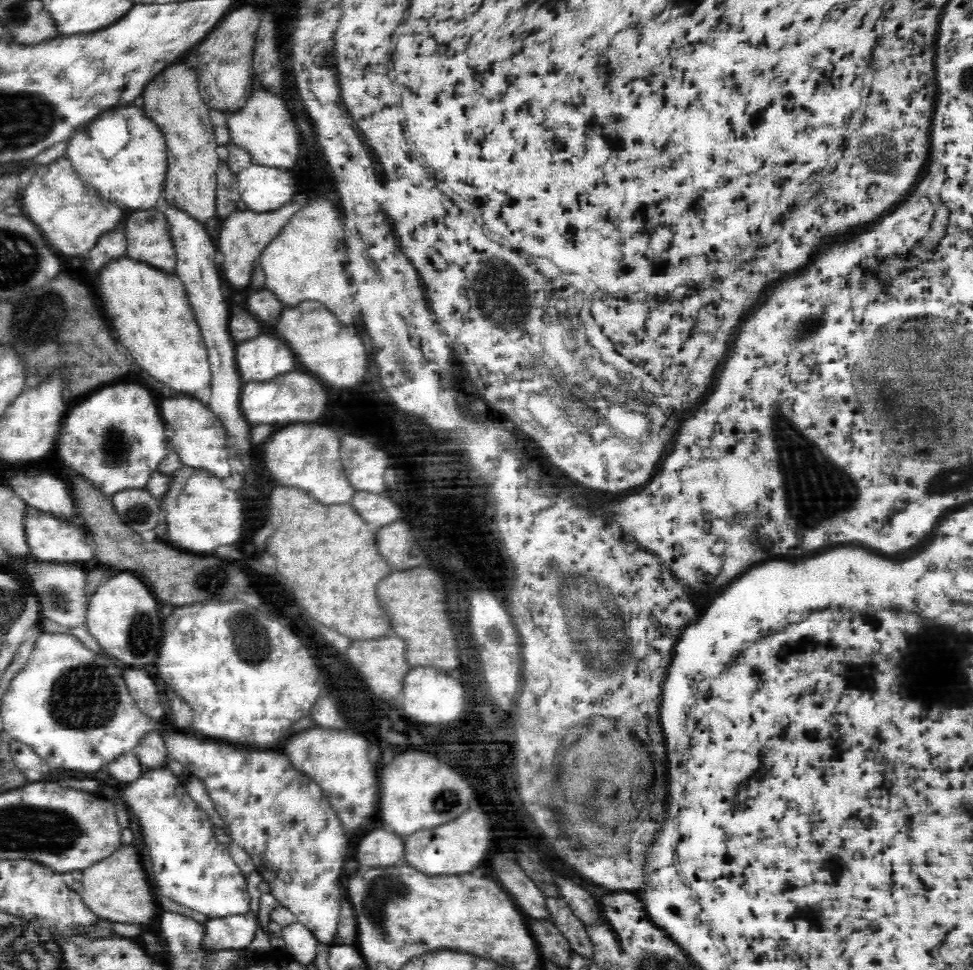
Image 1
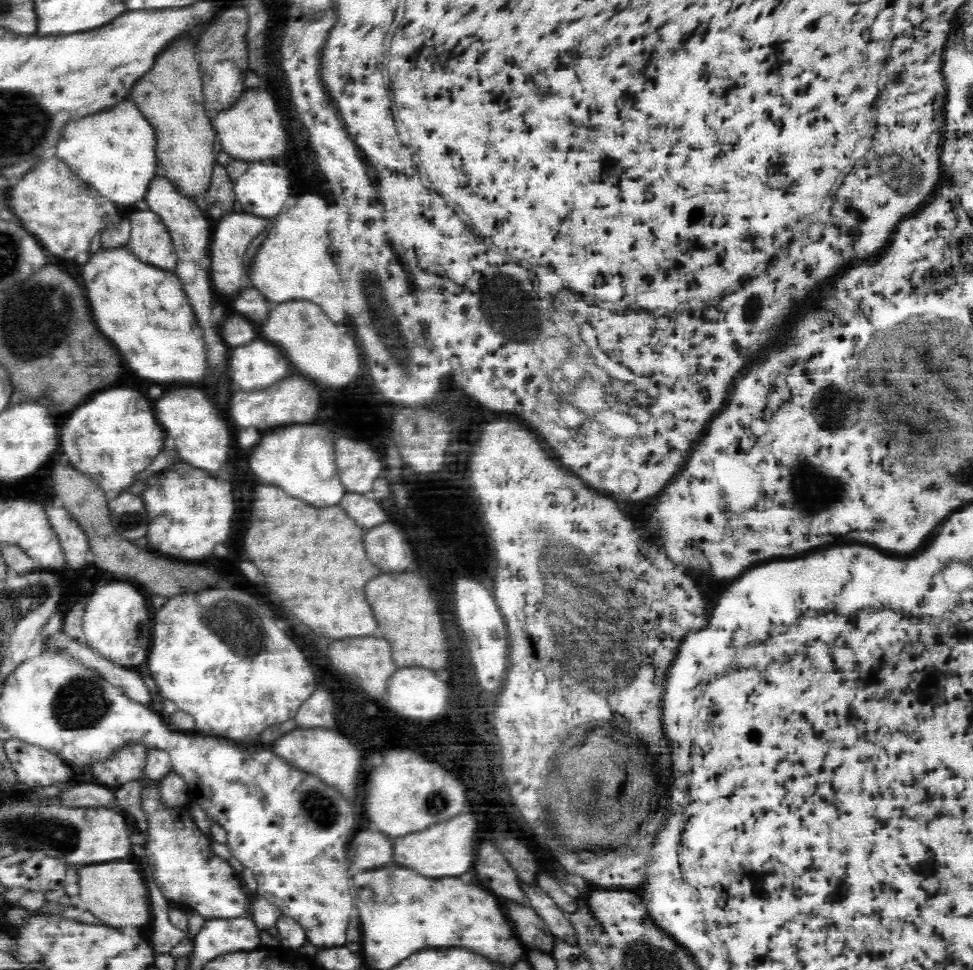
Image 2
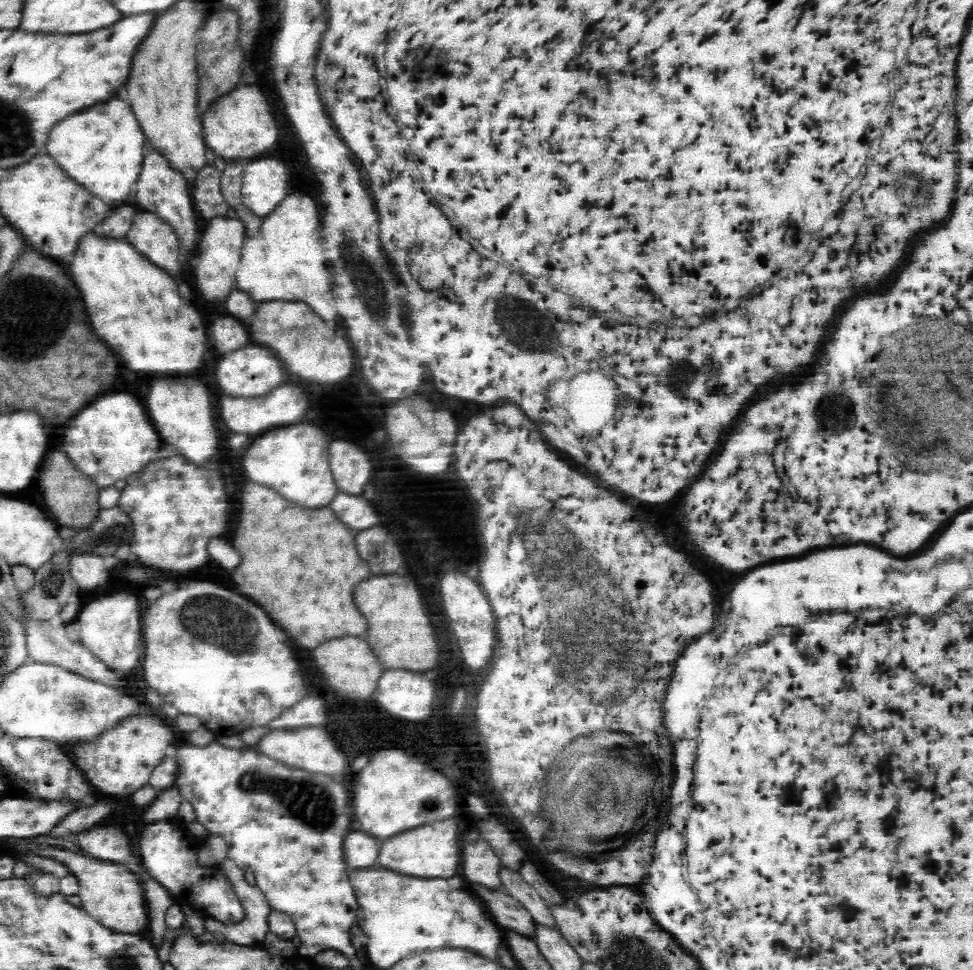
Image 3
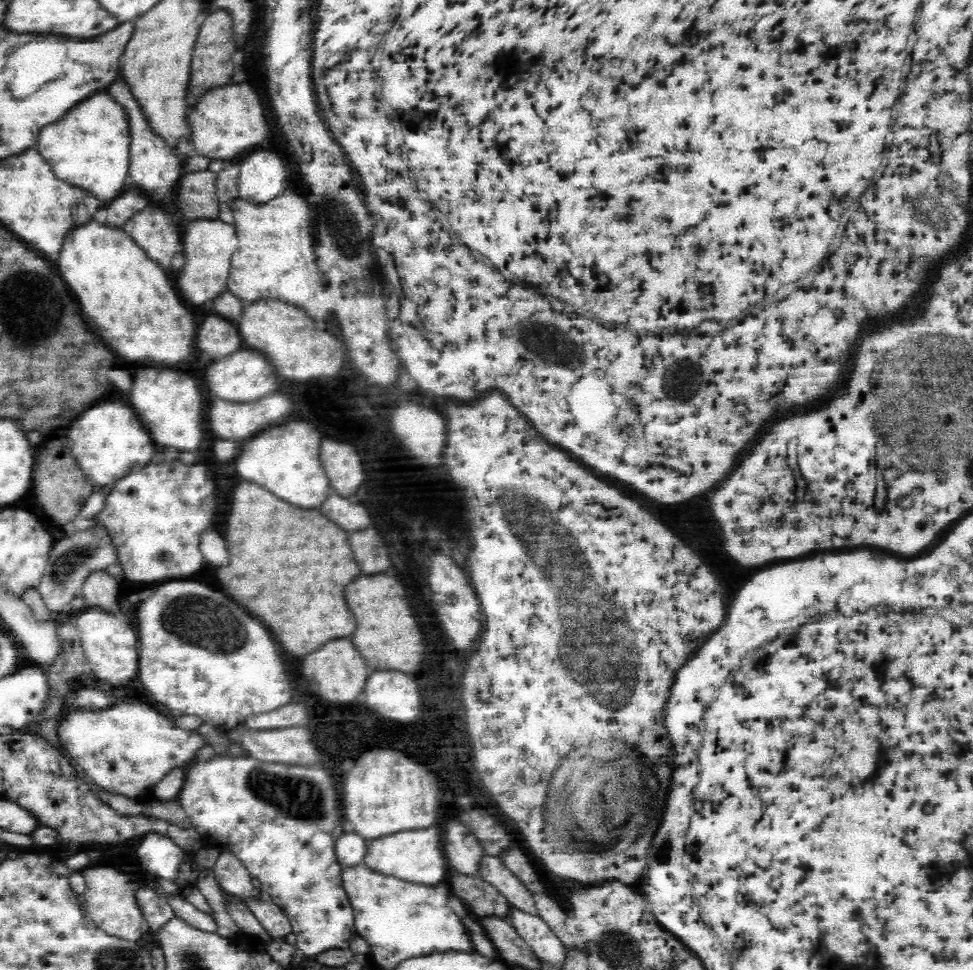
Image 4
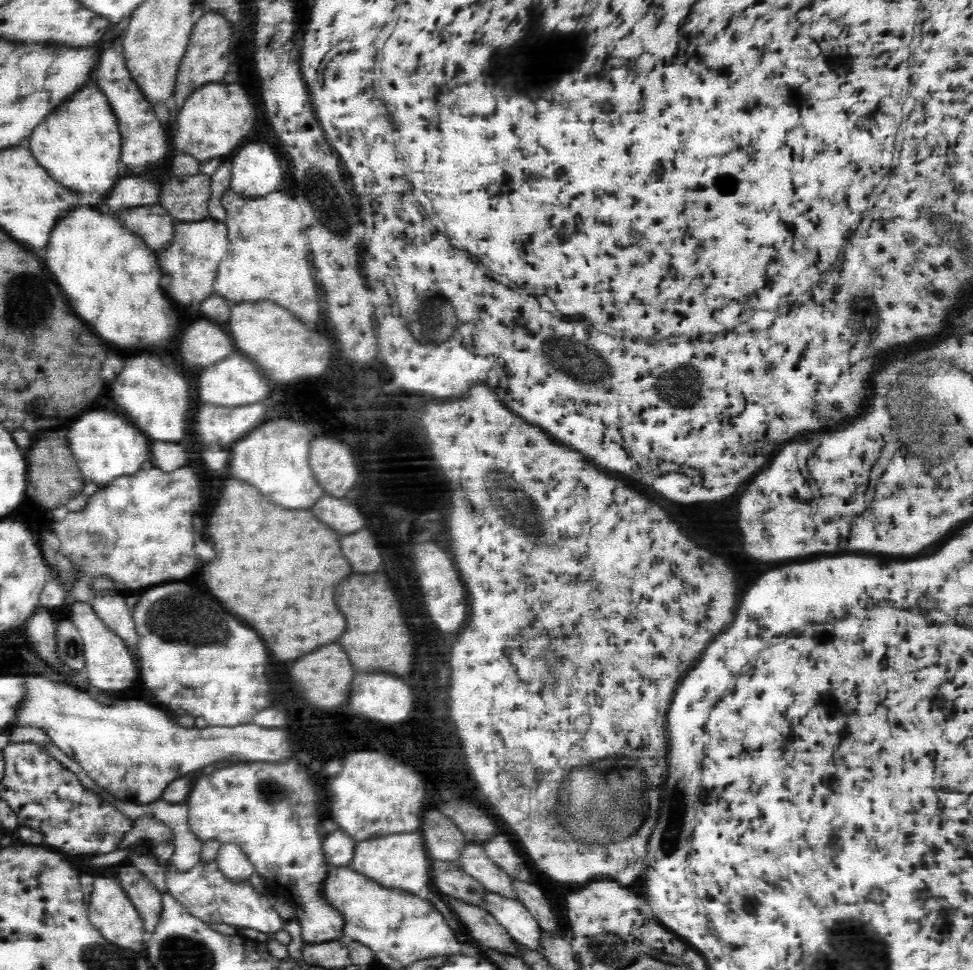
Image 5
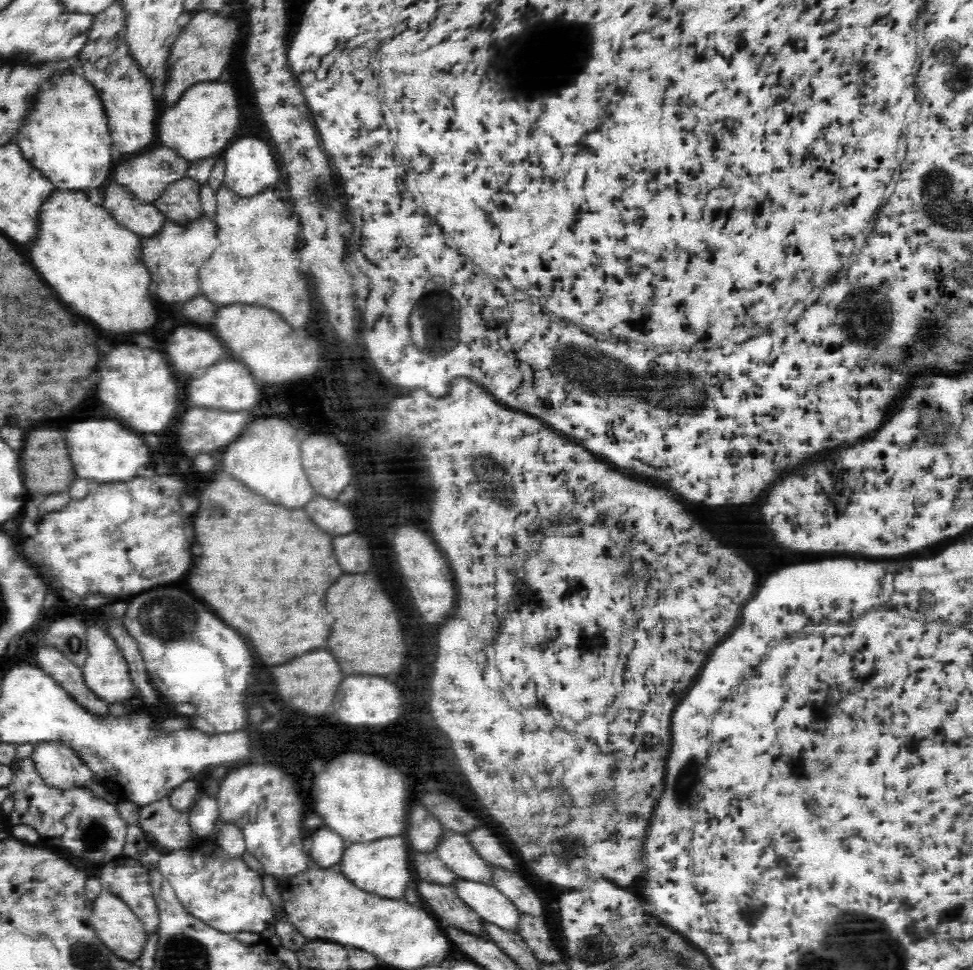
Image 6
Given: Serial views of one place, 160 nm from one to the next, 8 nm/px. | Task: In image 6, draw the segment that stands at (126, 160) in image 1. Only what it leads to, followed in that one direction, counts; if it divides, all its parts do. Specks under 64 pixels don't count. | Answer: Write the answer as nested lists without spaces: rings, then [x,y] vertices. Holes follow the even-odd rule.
[[[76,67],[68,68],[72,72],[56,74],[52,78],[52,84],[46,84],[48,88],[40,88],[36,94],[36,108],[32,108],[32,116],[28,116],[28,124],[20,128],[16,136],[16,145],[24,159],[30,161],[34,168],[44,172],[52,184],[56,184],[58,190],[86,190],[93,188],[98,190],[106,180],[109,180],[112,174],[112,154],[110,154],[110,134],[106,128],[106,114],[100,98],[99,92],[96,92],[92,85],[88,83]]]

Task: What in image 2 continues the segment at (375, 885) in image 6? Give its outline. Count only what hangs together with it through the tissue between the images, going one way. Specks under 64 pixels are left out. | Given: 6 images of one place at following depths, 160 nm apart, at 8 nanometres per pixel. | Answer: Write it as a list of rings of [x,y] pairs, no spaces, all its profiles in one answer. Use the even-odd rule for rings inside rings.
[[[457,814],[441,823],[431,824],[420,832],[392,840],[392,860],[404,868],[412,868],[428,878],[470,876],[476,854],[476,828],[472,814]]]

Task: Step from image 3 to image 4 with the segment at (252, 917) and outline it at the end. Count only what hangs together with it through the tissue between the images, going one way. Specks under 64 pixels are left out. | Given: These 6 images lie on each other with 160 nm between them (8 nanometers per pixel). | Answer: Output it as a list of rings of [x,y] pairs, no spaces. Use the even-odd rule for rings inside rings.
[[[221,848],[212,867],[217,884],[222,888],[224,894],[238,897],[254,896],[256,899],[265,897],[261,892],[253,890],[252,877],[248,869],[228,848]]]

